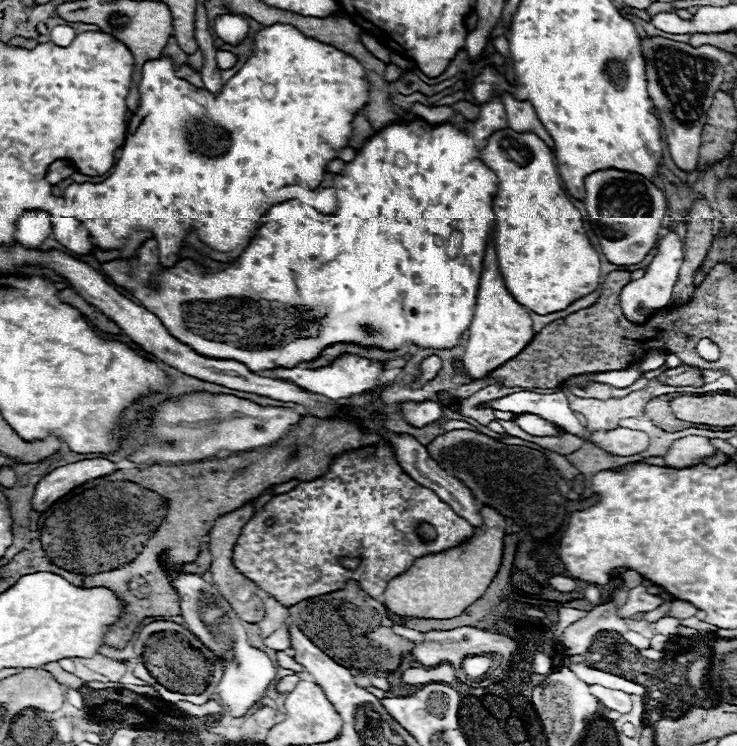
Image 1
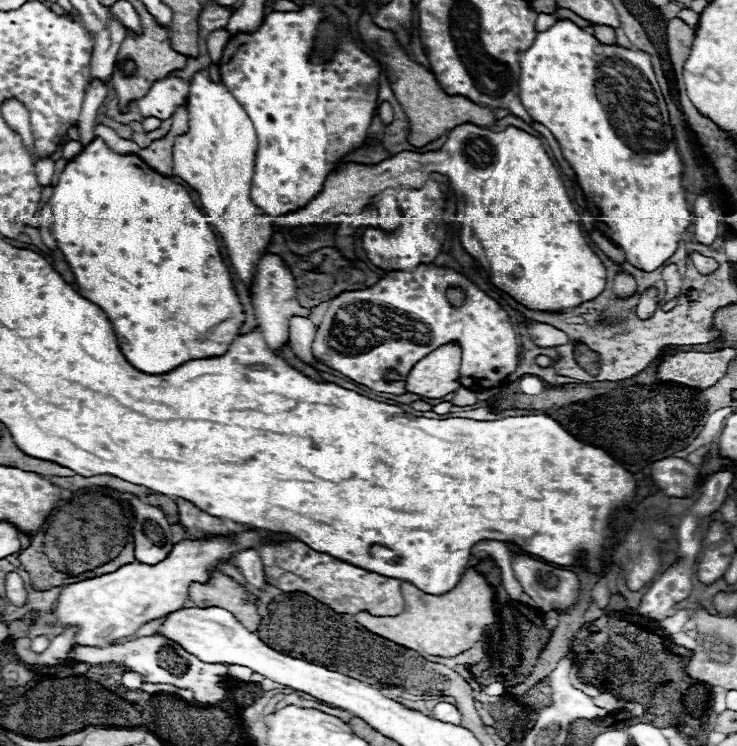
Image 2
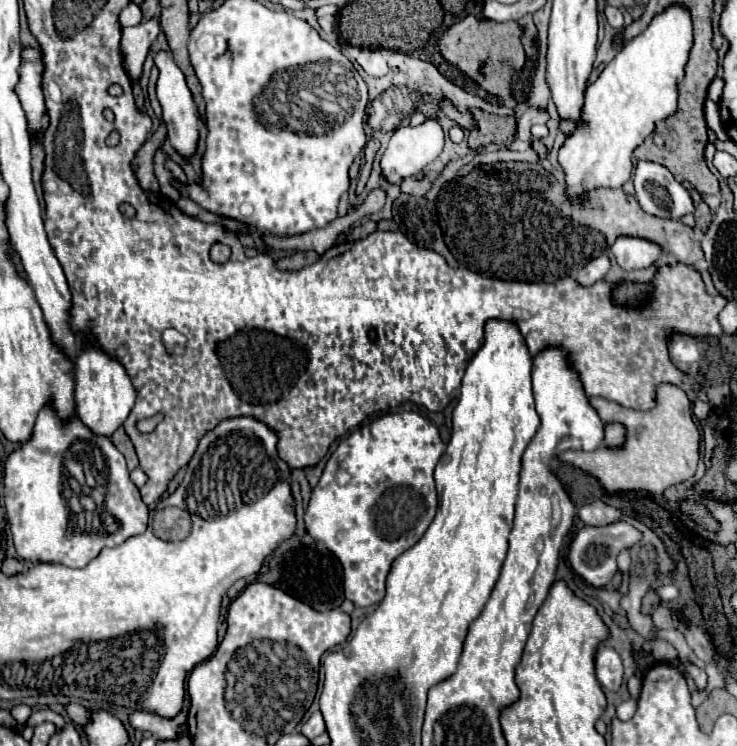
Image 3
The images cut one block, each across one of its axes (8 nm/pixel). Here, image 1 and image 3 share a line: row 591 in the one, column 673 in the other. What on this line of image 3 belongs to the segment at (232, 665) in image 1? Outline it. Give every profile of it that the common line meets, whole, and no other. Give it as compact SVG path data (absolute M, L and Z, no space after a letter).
M638 160L634 170L634 188L642 210L648 214L660 218L682 218L694 210L688 190L658 162Z

